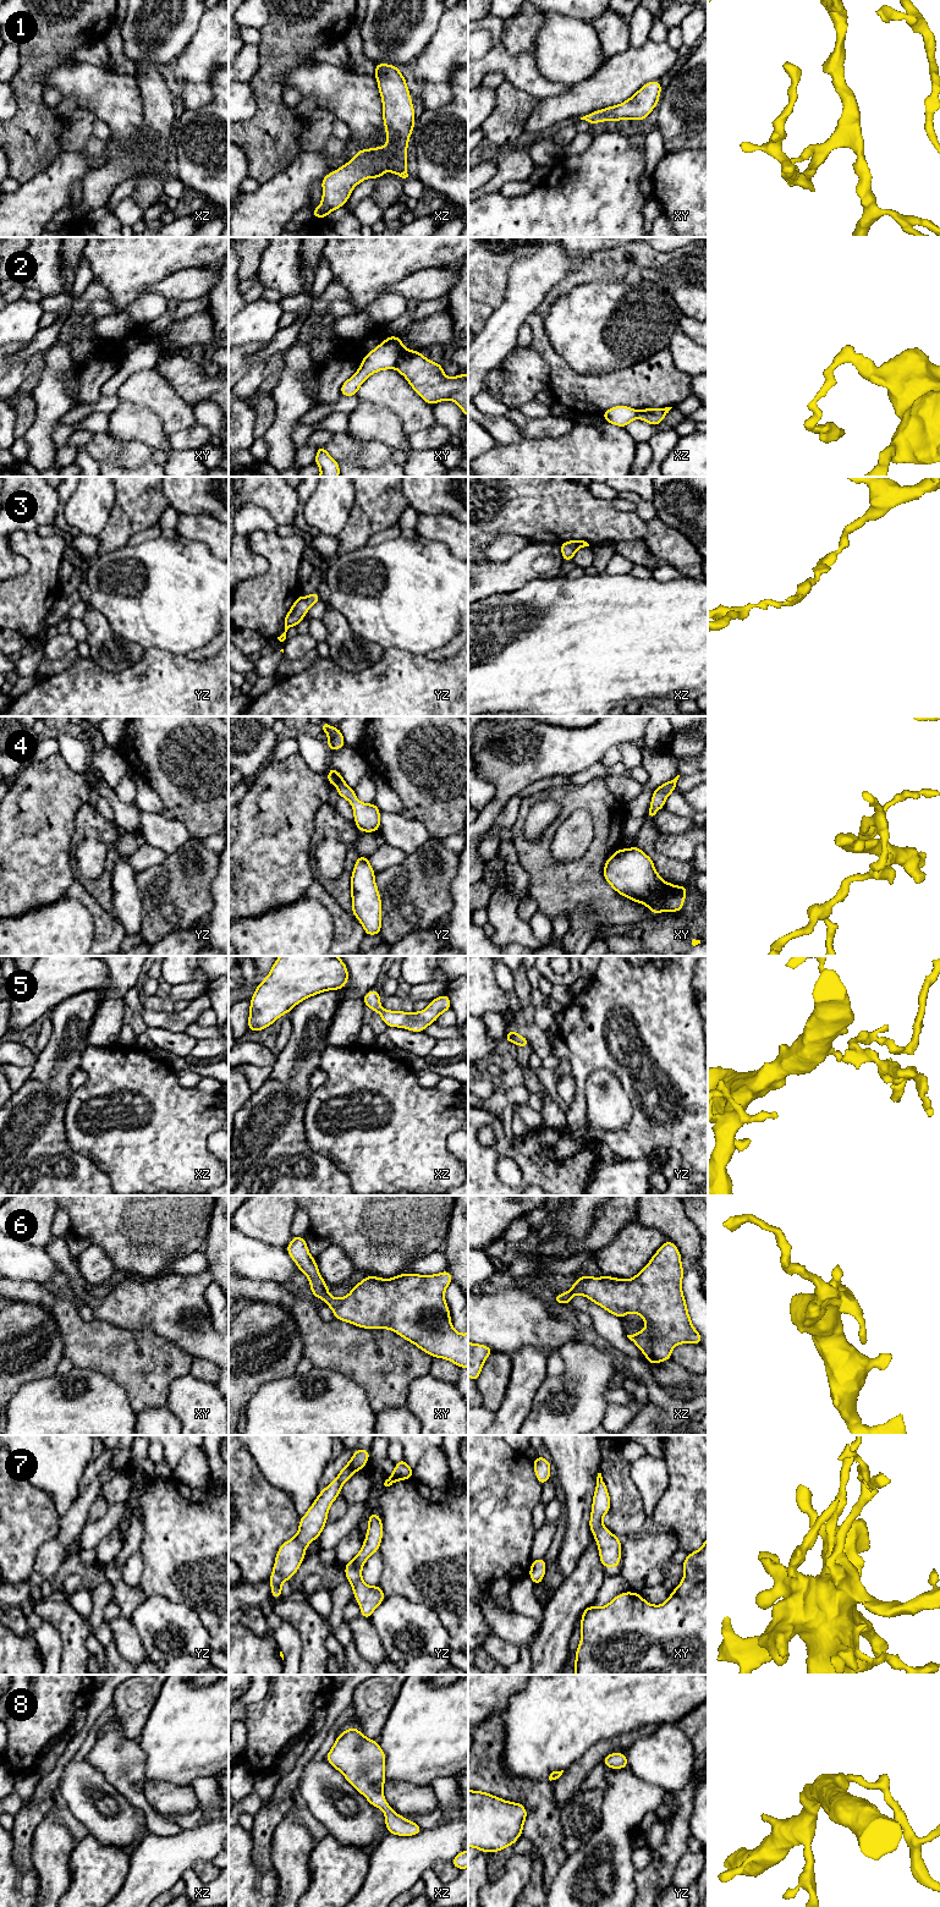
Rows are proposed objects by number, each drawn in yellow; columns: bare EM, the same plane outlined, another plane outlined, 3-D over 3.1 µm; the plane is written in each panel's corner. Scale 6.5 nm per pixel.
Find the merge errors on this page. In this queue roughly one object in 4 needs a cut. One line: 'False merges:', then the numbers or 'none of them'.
False merges: 2

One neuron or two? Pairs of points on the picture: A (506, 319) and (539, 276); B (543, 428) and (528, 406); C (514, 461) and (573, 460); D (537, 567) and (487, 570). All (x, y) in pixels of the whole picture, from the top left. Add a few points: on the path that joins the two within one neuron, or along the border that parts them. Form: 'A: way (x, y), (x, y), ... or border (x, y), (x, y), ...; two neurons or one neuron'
A: way (516, 308), (528, 287); one neuron
B: border (517, 410), (532, 417), (550, 415); two neurons
C: way (528, 461), (559, 461); one neuron
D: way (525, 567), (520, 570), (499, 570); one neuron

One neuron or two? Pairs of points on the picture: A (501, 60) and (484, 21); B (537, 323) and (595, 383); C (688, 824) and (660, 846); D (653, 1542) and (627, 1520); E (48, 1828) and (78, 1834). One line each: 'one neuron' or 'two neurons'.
A: one neuron
B: one neuron
C: two neurons
D: two neurons
E: two neurons

